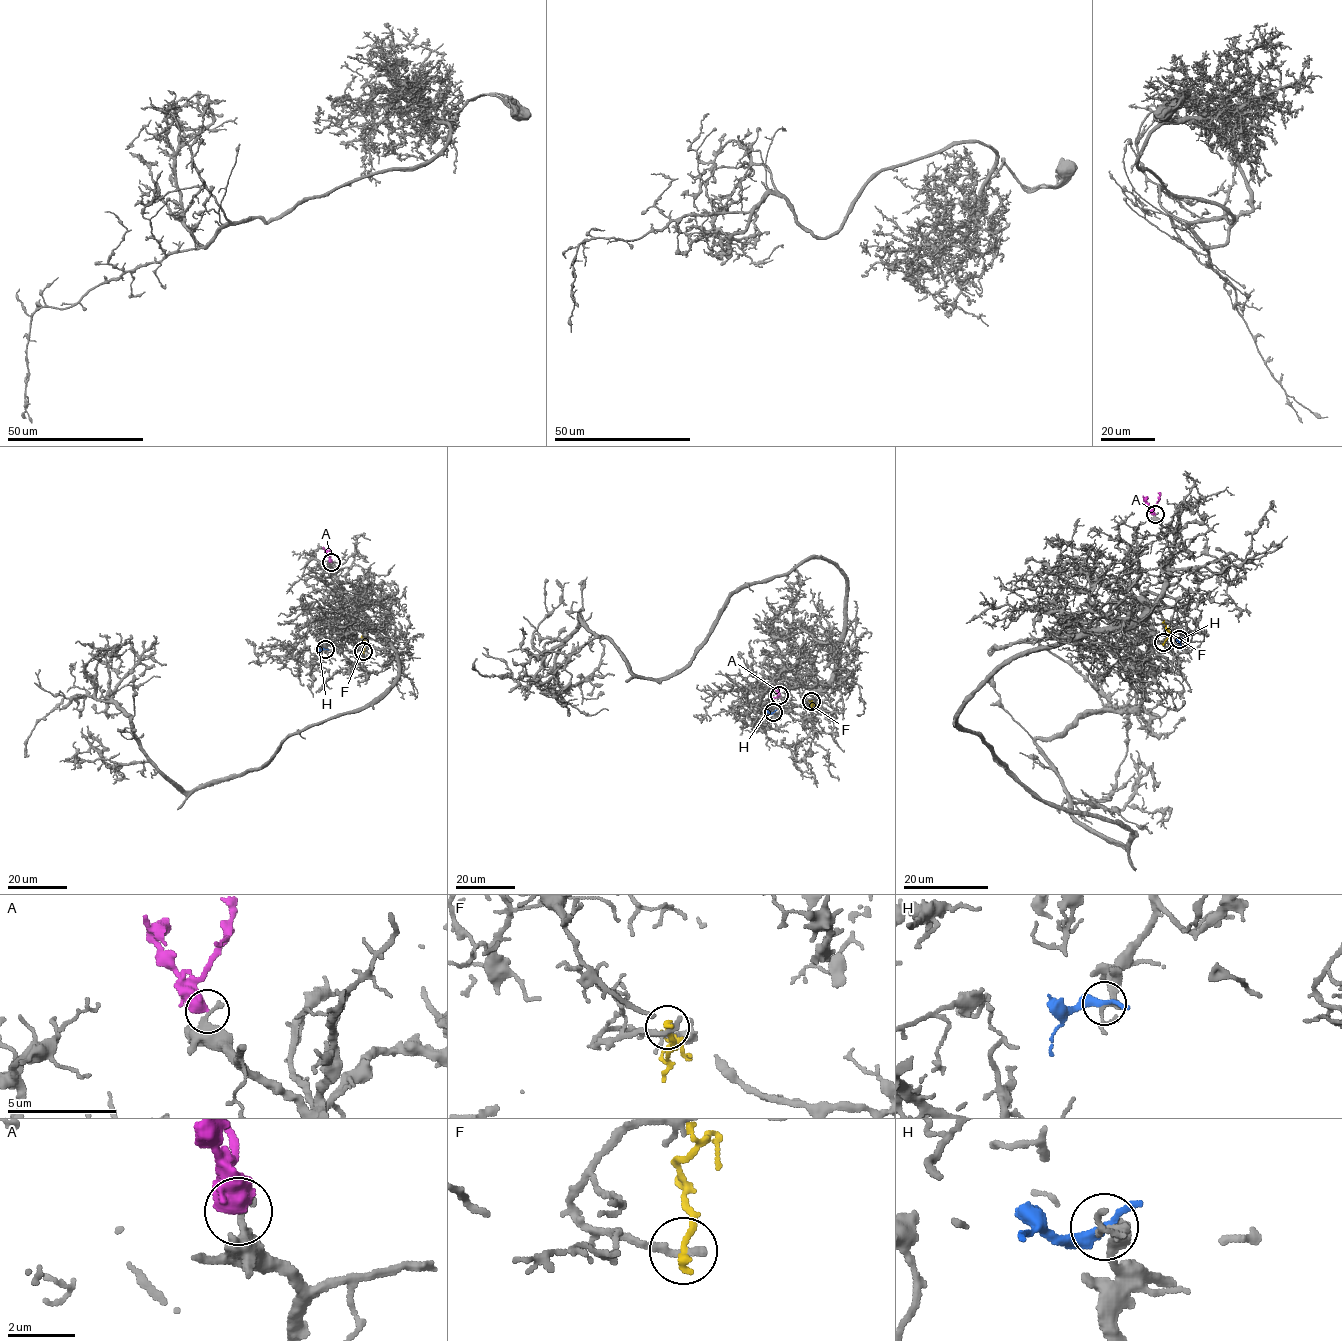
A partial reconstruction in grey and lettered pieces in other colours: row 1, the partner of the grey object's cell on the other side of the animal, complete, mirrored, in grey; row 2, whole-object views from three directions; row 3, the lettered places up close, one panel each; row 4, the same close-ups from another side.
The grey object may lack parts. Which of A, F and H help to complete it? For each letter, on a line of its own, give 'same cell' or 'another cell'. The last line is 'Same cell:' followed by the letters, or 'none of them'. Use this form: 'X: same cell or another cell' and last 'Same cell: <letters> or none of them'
A: another cell
F: another cell
H: another cell
Same cell: none of them

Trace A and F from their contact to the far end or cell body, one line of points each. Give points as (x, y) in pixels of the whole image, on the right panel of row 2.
A: (1155, 515), (1157, 492)
F: (1164, 643), (1170, 632), (1164, 620)

